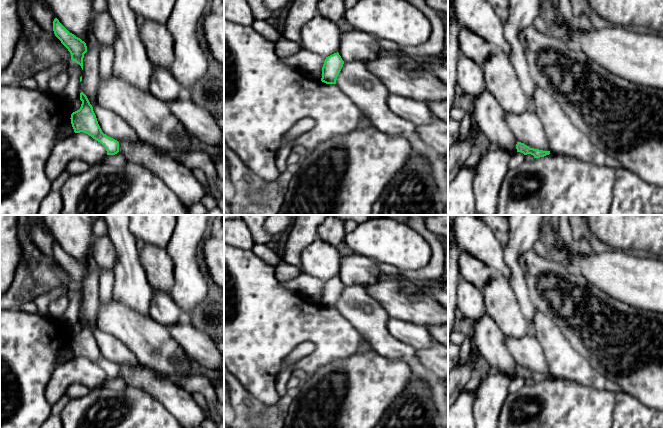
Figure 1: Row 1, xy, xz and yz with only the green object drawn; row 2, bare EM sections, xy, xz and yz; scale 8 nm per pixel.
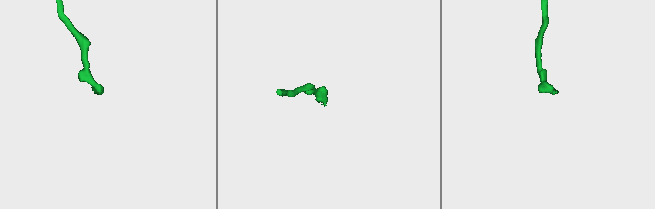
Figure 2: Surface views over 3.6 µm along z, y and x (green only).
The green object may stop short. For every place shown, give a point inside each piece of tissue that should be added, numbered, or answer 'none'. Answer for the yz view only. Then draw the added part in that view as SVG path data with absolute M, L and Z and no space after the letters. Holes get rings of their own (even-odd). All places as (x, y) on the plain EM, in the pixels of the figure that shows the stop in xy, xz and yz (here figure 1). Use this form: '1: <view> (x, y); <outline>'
none

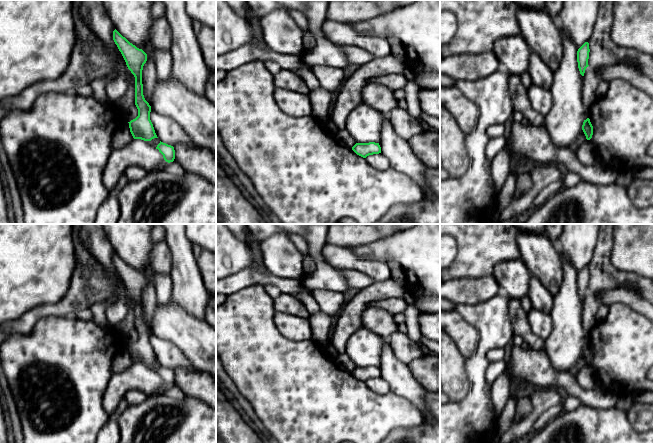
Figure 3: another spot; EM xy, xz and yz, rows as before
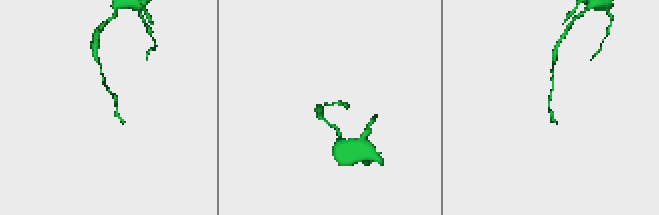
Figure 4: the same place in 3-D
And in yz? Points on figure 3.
none

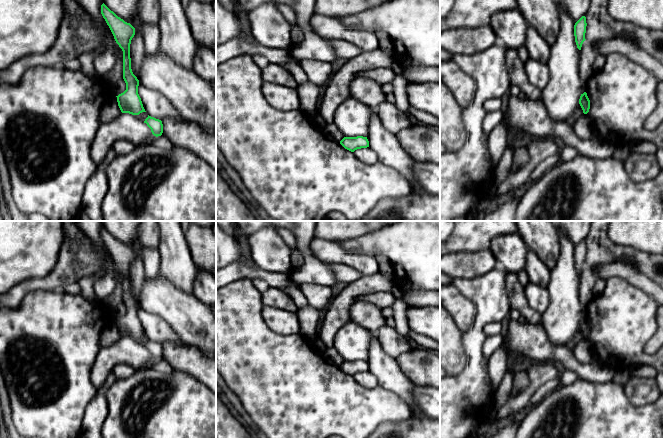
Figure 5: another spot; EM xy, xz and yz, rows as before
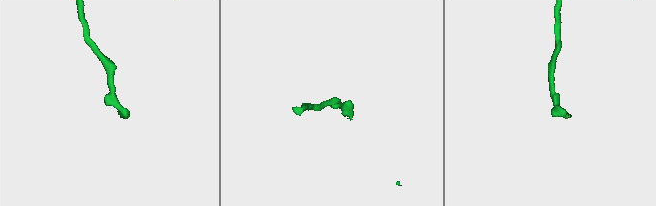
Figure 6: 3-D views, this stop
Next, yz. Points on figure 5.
none

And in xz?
none

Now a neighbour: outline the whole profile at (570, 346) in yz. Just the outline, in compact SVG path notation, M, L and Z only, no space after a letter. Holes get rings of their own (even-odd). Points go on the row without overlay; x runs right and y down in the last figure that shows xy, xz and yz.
M579 328L579 330L577 331L576 333L576 336L573 338L573 340L571 342L569 342L567 345L566 345L566 348L570 351L570 352L574 352L574 349L576 347L576 345L578 344L578 342L580 340L582 340L584 337L583 337L583 334Z

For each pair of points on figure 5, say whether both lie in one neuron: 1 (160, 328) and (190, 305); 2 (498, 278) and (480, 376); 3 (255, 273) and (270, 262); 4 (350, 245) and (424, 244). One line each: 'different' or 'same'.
1: different
2: same
3: different
4: same

